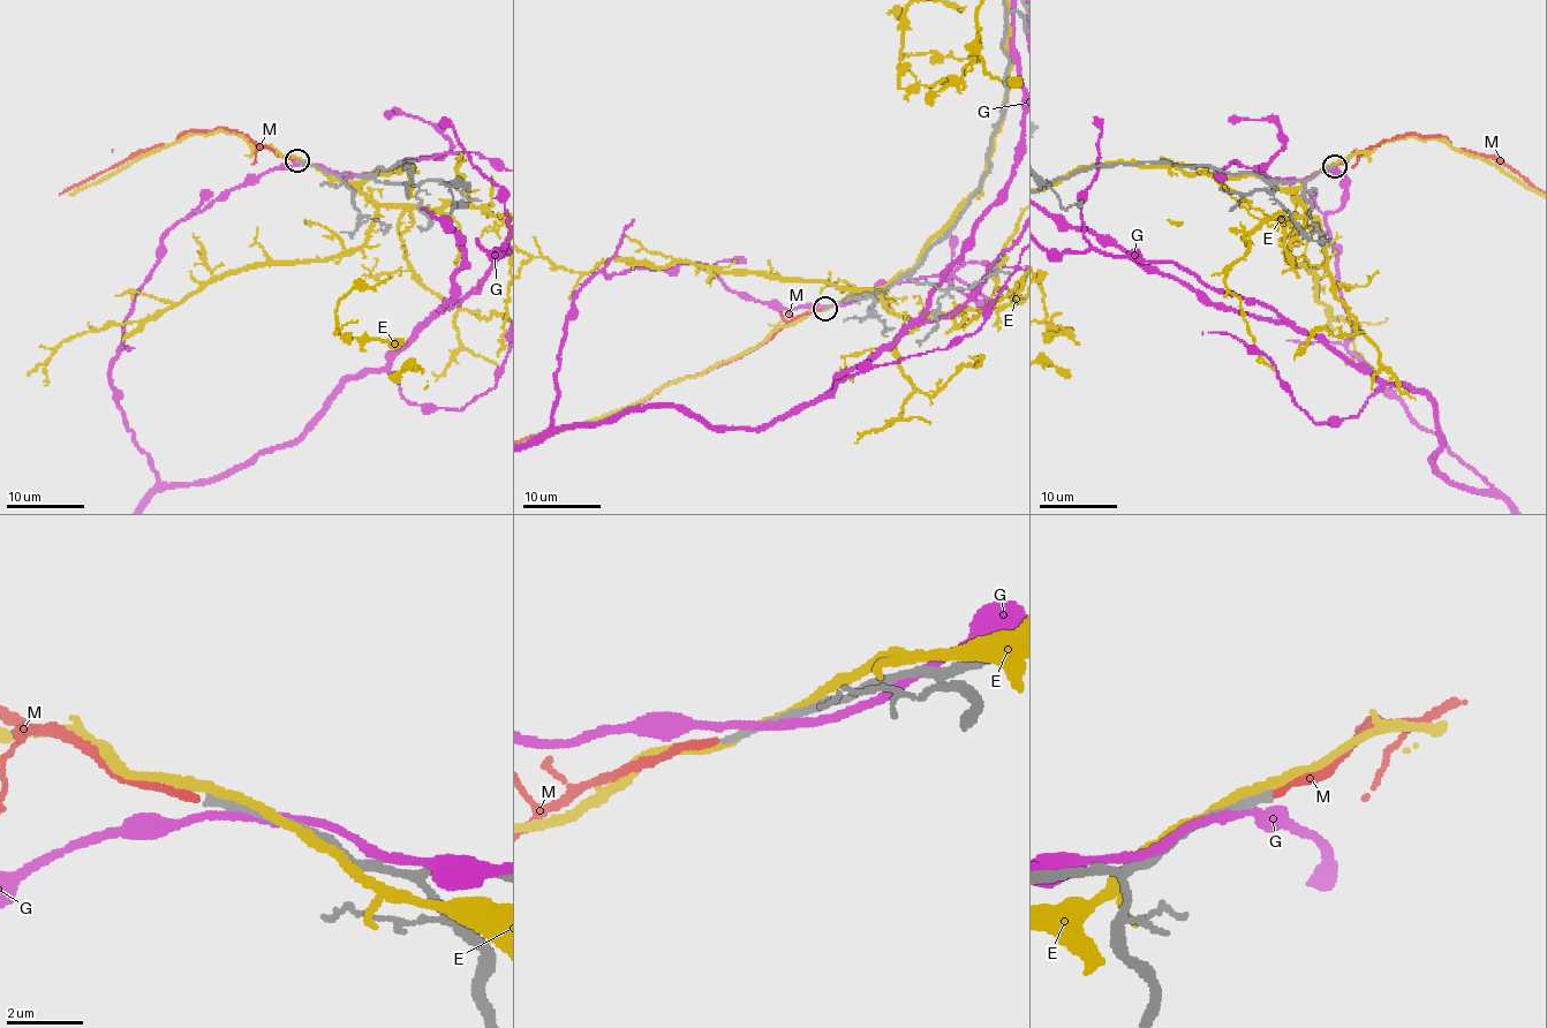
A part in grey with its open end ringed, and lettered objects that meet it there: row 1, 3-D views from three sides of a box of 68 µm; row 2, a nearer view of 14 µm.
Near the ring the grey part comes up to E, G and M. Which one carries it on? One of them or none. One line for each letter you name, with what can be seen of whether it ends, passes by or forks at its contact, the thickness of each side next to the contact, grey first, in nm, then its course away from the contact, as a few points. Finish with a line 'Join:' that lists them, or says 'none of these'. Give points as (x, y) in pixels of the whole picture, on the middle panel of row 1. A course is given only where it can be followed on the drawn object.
M: it ends | 180/190 nm
Join: M

